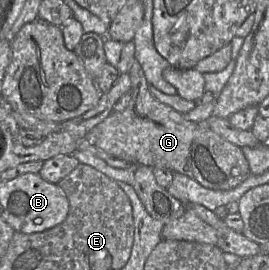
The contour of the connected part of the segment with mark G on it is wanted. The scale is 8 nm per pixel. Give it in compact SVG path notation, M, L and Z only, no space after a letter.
M134 62L128 73L131 78L131 101L123 111L111 112L87 133L86 139L92 145L111 156L124 159L132 164L146 165L152 168L164 167L173 172L182 173L203 187L213 190L233 189L251 175L249 163L241 147L215 133L206 121L187 120L182 113L161 103L153 96L139 62Z

